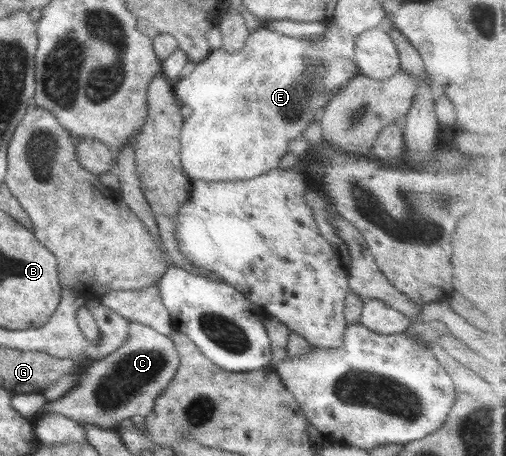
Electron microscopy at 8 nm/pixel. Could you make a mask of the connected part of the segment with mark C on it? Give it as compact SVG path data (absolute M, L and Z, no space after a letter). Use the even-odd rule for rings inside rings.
M129 320L126 341L102 359L88 363L80 370L79 382L62 397L47 401L39 417L57 413L78 424L113 428L119 433L122 420L130 420L136 415L146 417L153 411L156 397L169 386L179 365L178 350L169 336Z

